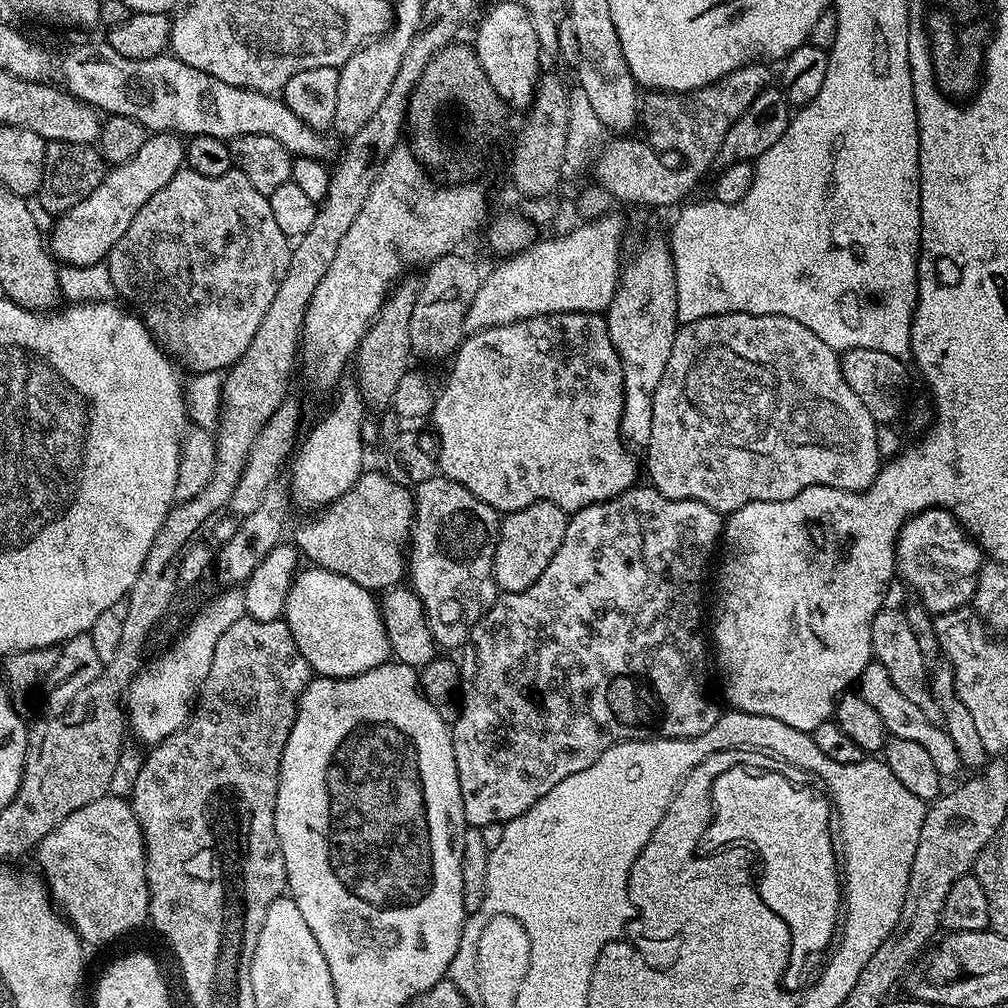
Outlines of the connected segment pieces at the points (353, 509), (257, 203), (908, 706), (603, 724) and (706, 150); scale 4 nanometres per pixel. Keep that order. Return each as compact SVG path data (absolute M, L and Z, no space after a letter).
M383 471L361 472L358 482L354 482L354 486L350 486L350 490L342 494L342 498L309 516L312 517L297 530L294 543L301 555L315 567L342 574L350 578L350 582L358 582L358 586L369 590L394 588L405 579L406 545L410 540L412 520L416 516L416 501L409 489L394 482Z
M185 166L178 174L174 174L174 178L170 178L170 182L166 182L166 186L162 186L162 190L158 190L158 194L154 194L154 198L150 198L150 202L146 202L146 206L142 206L142 210L138 210L138 214L134 214L134 222L130 222L126 234L122 234L118 243L109 250L106 263L110 270L112 285L116 288L116 296L121 301L129 300L129 302L124 302L131 305L136 315L143 320L148 331L152 333L152 337L156 339L156 343L165 352L181 361L184 359L192 367L193 373L223 373L238 363L247 347L250 346L250 342L253 341L255 331L261 325L270 302L274 301L274 296L278 293L278 288L286 275L287 267L290 266L292 249L290 237L282 234L282 229L279 228L278 221L274 218L274 210L270 210L268 197L254 190L254 186L250 186L246 174L233 170L218 178L206 178L206 174L198 174Z
M875 662L868 664L864 673L860 675L858 691L860 696L866 698L866 702L870 702L870 707L882 718L889 737L897 736L906 738L906 742L918 742L918 746L922 746L930 753L934 767L942 778L956 776L962 771L960 755L950 734L945 732L941 725L930 722L930 718L926 718L926 714L918 710L918 706L914 706L914 702L910 702L910 698L906 698L906 694L902 694L902 690L894 686L894 682L890 682L890 674L886 666Z
M633 486L628 491L623 492L620 496L616 496L613 500L603 500L597 504L586 506L582 510L571 513L568 517L568 525L566 526L566 538L562 538L562 546L558 546L558 554L554 554L554 558L550 558L550 566L546 566L546 570L542 570L542 578L538 578L538 582L534 582L534 586L530 586L521 592L505 592L497 595L496 601L490 606L490 610L481 620L476 623L470 630L468 641L464 643L462 655L459 657L460 666L460 690L458 693L458 715L451 725L452 729L452 745L454 746L454 762L458 770L458 786L462 790L462 806L464 807L464 822L469 828L491 829L491 824L495 826L503 826L509 820L518 818L522 814L526 814L526 810L530 810L530 806L534 806L534 802L547 798L550 790L554 790L554 786L558 786L558 782L570 778L570 774L578 774L582 770L586 770L586 766L594 766L594 762L598 762L598 758L610 746L619 744L621 740L665 740L666 738L694 738L698 734L706 734L706 730L710 730L710 726L714 726L714 722L718 722L722 711L721 705L718 706L708 697L708 660L710 664L710 652L704 649L704 636L700 633L700 599L704 596L704 575L708 572L708 559L712 556L712 551L717 551L718 545L721 543L724 535L725 517L721 513L715 512L710 506L706 506L706 502L698 502L697 500L671 500L663 496L658 489L651 486Z
M760 62L747 64L728 75L718 83L707 84L692 92L649 91L642 100L640 122L646 132L645 141L657 153L675 150L682 154L687 167L696 174L712 166L718 150L725 141L730 127L746 112L754 98L769 84L770 72L767 65Z

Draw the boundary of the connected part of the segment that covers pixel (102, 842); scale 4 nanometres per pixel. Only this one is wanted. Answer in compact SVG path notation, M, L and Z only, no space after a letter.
M109 794L103 796L86 806L82 806L82 810L74 810L74 814L67 816L54 831L46 834L46 838L42 838L34 849L34 857L36 856L37 862L40 863L40 870L38 872L50 893L51 903L63 913L68 923L72 925L72 929L79 934L81 941L88 946L91 946L91 944L108 944L111 940L116 940L119 936L124 936L127 932L134 931L143 920L145 923L149 919L148 879L146 878L148 863L146 862L146 854L144 853L144 835L131 803L125 797L123 800L122 797L116 795Z

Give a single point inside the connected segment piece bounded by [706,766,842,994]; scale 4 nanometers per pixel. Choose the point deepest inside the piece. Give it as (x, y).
(791, 827)

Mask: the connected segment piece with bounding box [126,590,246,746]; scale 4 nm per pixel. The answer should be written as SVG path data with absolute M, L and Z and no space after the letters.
M220 590L213 598L212 604L208 604L188 624L188 629L169 646L164 652L164 657L153 668L145 667L132 679L132 684L126 693L126 720L130 725L130 732L137 736L147 746L161 744L170 734L174 734L183 728L190 719L190 709L200 691L200 687L206 682L206 674L210 674L210 662L214 662L214 650L218 647L218 638L226 634L229 626L234 626L245 616L244 594L240 590Z

